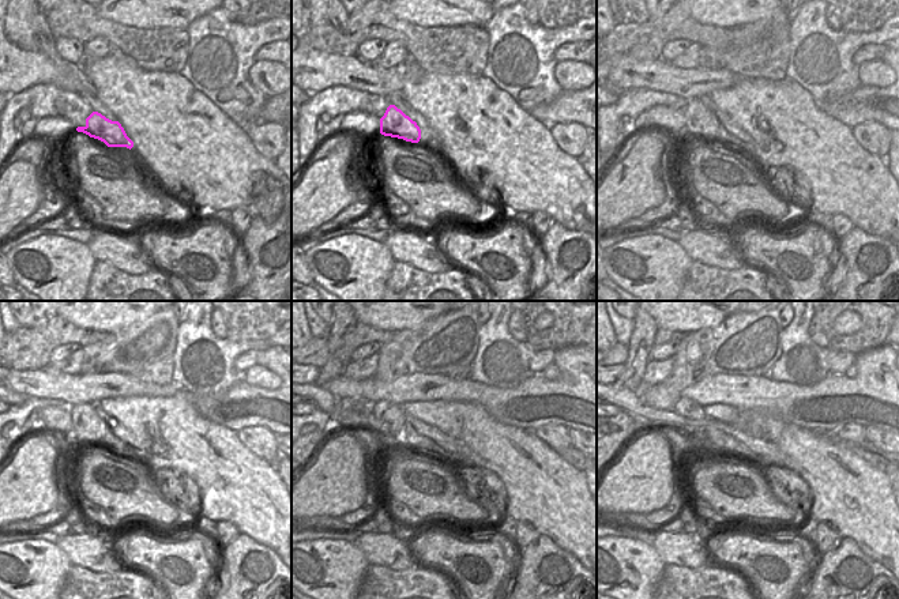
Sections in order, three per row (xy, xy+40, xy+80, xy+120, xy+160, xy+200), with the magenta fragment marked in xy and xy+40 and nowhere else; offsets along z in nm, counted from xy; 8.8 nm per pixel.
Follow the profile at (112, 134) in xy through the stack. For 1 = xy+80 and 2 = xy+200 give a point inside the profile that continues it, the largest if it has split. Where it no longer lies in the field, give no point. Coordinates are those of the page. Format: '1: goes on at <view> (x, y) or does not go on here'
1: goes on at xy+80 (700, 121)
2: goes on at xy+200 (685, 407)

